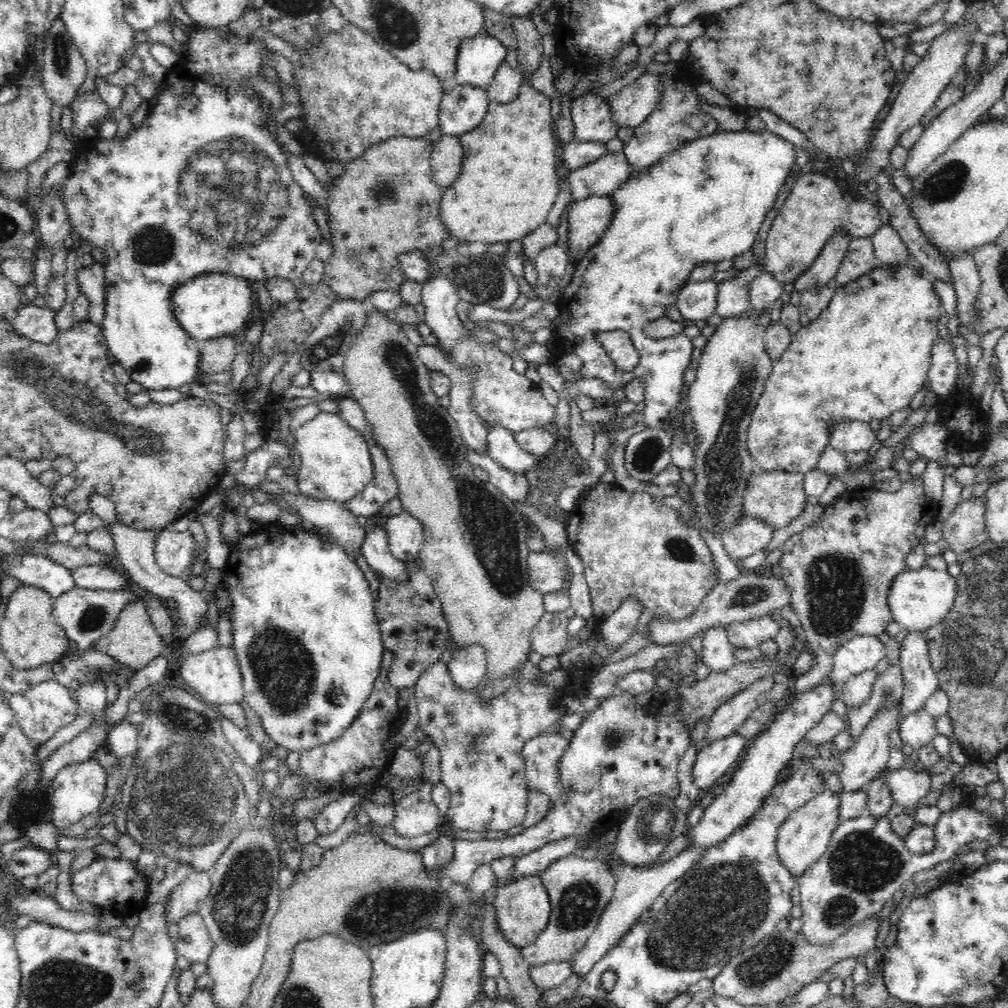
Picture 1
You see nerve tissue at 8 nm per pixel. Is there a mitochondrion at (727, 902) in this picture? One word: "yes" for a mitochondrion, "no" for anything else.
yes

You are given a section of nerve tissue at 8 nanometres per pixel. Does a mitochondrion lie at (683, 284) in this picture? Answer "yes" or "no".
no

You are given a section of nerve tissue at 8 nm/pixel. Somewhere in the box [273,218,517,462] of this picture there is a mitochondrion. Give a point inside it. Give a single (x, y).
(483, 277)

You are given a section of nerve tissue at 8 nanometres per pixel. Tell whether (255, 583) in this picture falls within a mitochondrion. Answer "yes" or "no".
no

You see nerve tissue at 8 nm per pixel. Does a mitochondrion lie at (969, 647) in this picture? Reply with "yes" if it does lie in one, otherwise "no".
yes

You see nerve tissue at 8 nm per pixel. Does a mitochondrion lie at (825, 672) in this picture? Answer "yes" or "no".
no

